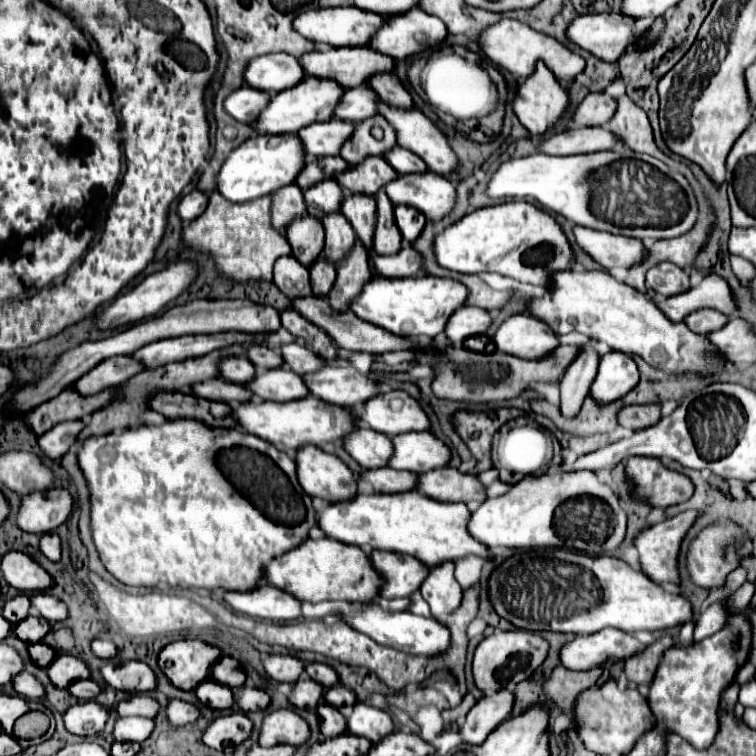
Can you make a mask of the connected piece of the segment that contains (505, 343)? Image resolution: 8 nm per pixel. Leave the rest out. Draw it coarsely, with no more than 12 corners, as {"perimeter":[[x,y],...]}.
{"perimeter":[[527,314],[493,334],[501,352],[541,358],[557,348],[549,326]]}

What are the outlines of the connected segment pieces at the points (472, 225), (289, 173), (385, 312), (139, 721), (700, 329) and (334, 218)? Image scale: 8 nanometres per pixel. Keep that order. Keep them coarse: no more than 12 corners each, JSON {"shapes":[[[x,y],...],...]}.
{"shapes":[[[529,202],[469,212],[435,234],[453,272],[545,286],[573,262]],[[255,134],[215,184],[247,202],[293,184],[305,166],[297,134]],[[371,278],[349,308],[403,338],[435,338],[467,288]],[[141,716],[117,718],[113,738],[143,742],[153,720]],[[701,308],[683,322],[695,334],[709,334],[725,326],[729,316]],[[341,212],[321,222],[323,256],[337,264],[353,246],[355,230]]]}

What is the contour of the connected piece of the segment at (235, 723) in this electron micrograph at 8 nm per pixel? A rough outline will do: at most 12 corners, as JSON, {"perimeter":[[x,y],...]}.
{"perimeter":[[239,712],[213,720],[203,744],[223,750],[251,732],[251,720]]}

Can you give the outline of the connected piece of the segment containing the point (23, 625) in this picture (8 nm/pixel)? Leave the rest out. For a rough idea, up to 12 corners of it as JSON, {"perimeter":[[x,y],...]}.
{"perimeter":[[29,616],[13,626],[13,634],[27,644],[41,642],[51,624]]}

